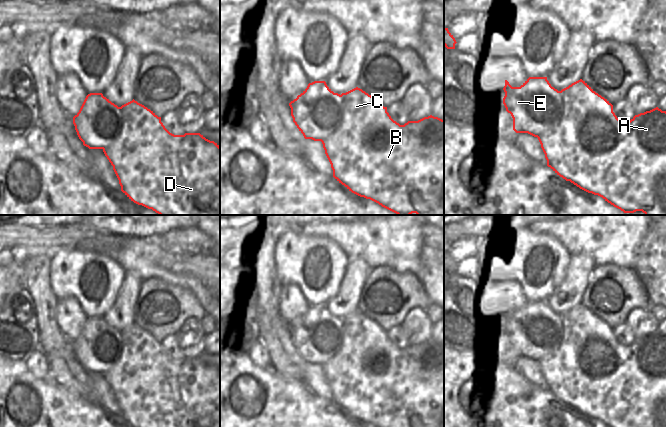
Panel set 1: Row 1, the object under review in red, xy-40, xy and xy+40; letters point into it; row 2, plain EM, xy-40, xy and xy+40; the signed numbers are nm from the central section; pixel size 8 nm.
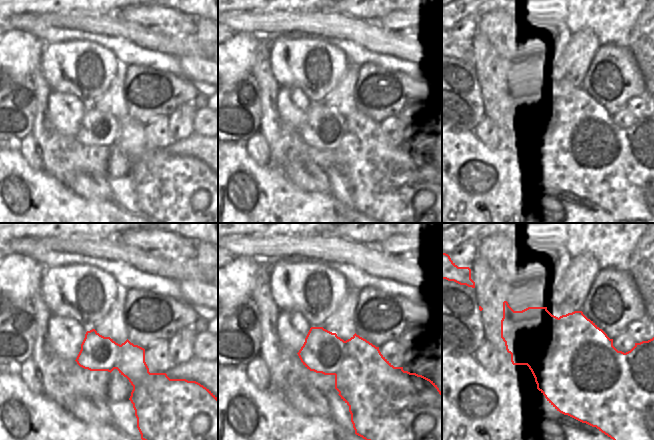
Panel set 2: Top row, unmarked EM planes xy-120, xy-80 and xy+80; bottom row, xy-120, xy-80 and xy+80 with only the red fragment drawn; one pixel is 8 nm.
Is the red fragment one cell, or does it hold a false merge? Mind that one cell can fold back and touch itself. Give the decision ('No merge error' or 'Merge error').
Merge error.

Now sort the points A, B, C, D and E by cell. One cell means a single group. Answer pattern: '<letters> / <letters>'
A B C D / E

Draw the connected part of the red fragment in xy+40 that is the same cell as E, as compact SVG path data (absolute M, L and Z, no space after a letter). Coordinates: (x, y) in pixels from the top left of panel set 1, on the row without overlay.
M529 301L520 311L512 311L505 304L503 314L503 328L513 342L513 354L516 357L528 357L538 362L555 351L563 340L561 315L552 311L547 301Z

